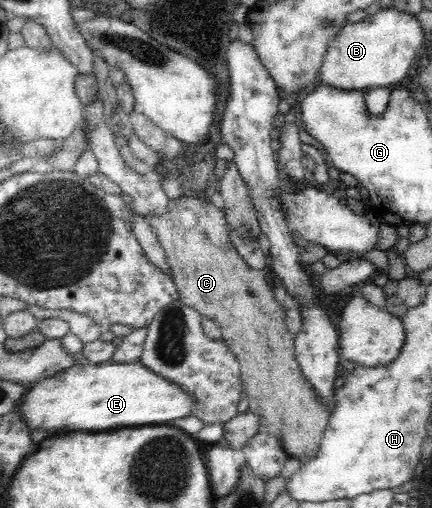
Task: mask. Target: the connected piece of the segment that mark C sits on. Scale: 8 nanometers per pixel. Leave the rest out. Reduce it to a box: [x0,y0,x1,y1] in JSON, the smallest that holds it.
[146,196,330,463]

